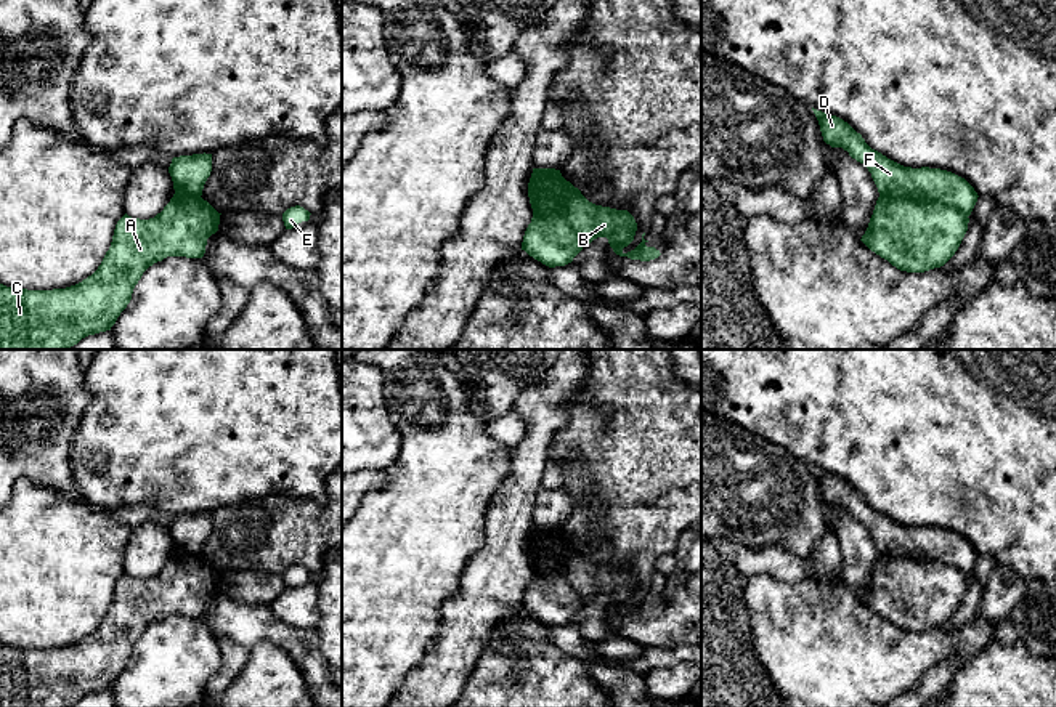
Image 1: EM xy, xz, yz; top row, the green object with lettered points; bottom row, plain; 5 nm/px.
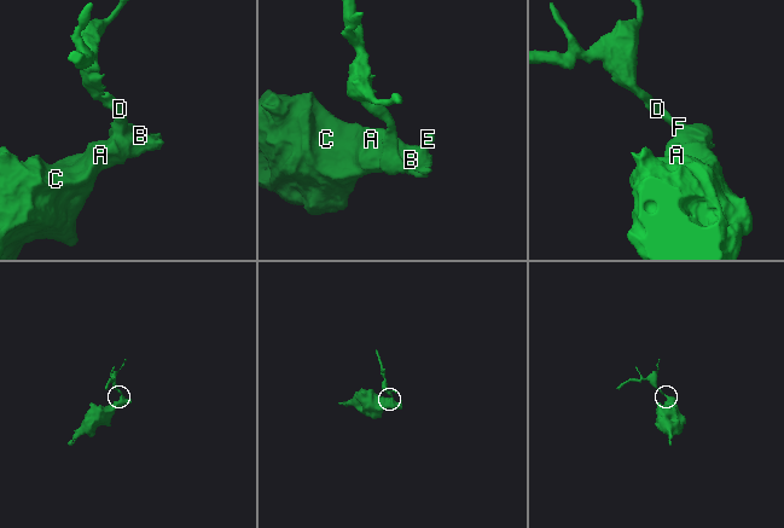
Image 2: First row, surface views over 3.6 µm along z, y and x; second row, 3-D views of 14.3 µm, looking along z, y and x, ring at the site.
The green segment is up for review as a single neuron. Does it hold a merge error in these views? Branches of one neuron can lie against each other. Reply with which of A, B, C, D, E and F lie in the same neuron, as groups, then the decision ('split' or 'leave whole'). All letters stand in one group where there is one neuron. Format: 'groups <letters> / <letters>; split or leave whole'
groups A B C E / D F; split

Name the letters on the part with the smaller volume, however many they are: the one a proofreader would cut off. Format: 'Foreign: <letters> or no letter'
Foreign: D, F

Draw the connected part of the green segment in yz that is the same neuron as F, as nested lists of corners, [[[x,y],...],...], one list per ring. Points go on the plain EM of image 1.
[[[814,468],[823,500],[831,507],[843,507],[852,518],[863,523],[878,547],[879,555],[907,555],[929,558],[955,566],[971,574],[977,551],[961,535],[940,527],[904,526],[871,508],[860,492],[843,478]]]

